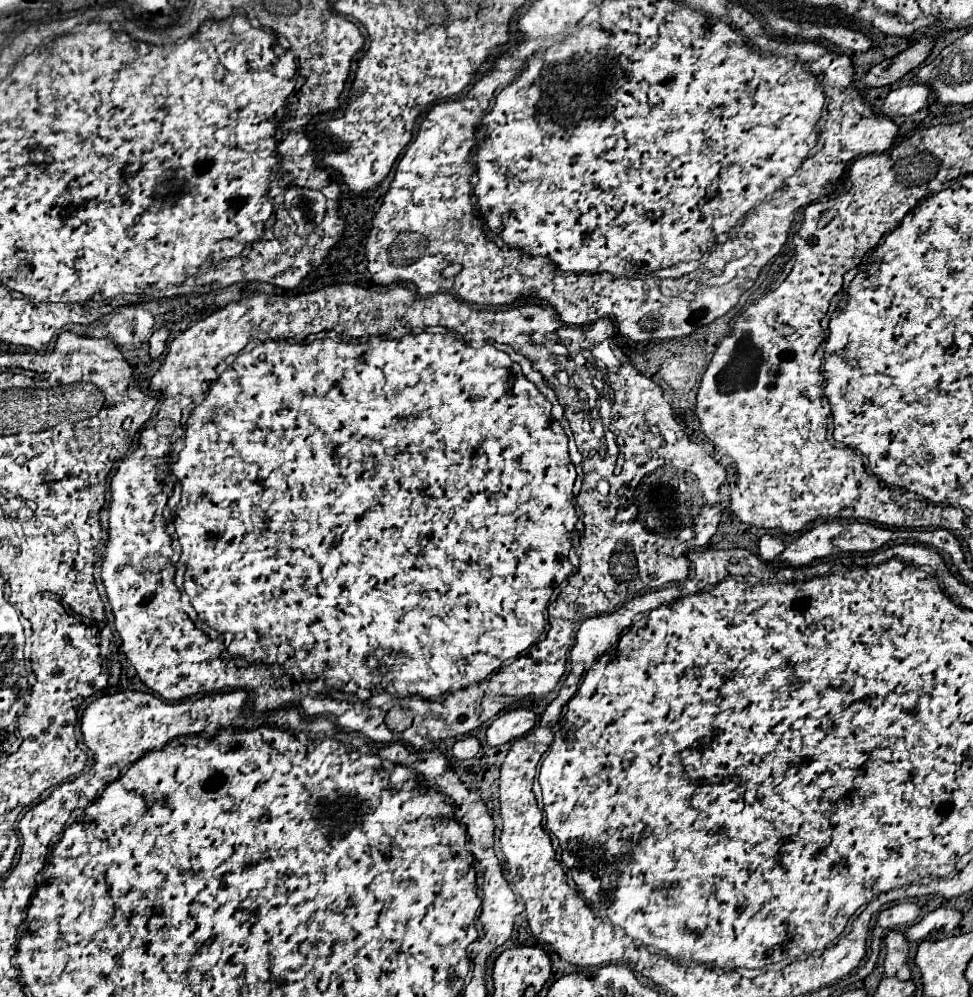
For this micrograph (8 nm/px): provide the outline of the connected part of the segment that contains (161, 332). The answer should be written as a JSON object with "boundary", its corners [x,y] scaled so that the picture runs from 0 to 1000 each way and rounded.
{"boundary":[[[161,330],[161,332],[157,334],[157,338],[155,338],[155,350],[153,350],[153,354],[155,354],[157,360],[161,360],[161,358],[168,356],[172,338],[174,338],[174,330]]]}

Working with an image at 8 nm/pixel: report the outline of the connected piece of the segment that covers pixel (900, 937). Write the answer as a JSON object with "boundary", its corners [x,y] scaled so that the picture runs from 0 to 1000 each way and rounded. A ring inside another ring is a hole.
{"boundary":[[[918,932],[910,940],[912,948],[912,960],[910,960],[910,978],[922,980],[926,984],[932,984],[936,980],[936,970],[932,966],[936,946],[930,942],[928,934]]]}

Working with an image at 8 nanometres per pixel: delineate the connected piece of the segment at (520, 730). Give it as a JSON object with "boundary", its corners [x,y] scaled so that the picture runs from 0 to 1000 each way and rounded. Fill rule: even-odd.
{"boundary":[[[546,711],[519,713],[501,731],[501,745],[505,749],[513,749],[517,745],[533,741],[548,731],[550,723],[552,723],[552,717]]]}

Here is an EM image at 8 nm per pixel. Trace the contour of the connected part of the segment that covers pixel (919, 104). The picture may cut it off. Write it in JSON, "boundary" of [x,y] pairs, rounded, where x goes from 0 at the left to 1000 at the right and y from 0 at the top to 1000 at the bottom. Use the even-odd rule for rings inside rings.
{"boundary":[[[949,83],[924,87],[912,95],[910,105],[908,105],[908,113],[912,117],[938,115],[953,105],[953,99],[955,99],[955,87]]]}

